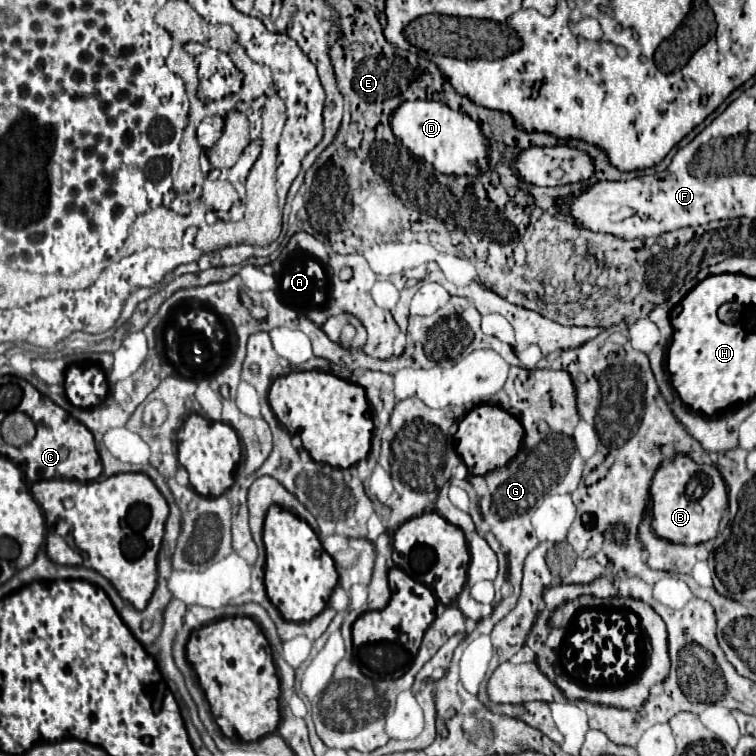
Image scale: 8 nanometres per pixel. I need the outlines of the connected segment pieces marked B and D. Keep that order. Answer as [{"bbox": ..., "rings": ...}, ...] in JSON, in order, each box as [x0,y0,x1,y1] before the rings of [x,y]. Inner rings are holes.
[{"bbox":[651,456,727,544],"rings":[[[675,456],[663,462],[651,482],[653,522],[651,528],[663,540],[673,544],[703,544],[719,532],[719,522],[727,510],[727,488],[715,466],[695,464],[687,456]]]},{"bbox":[391,100,489,176],"rings":[[[415,100],[403,102],[391,116],[391,128],[395,136],[419,158],[425,158],[441,174],[455,176],[479,176],[489,168],[489,144],[479,128],[479,122],[463,112],[455,112],[441,102]]]}]

